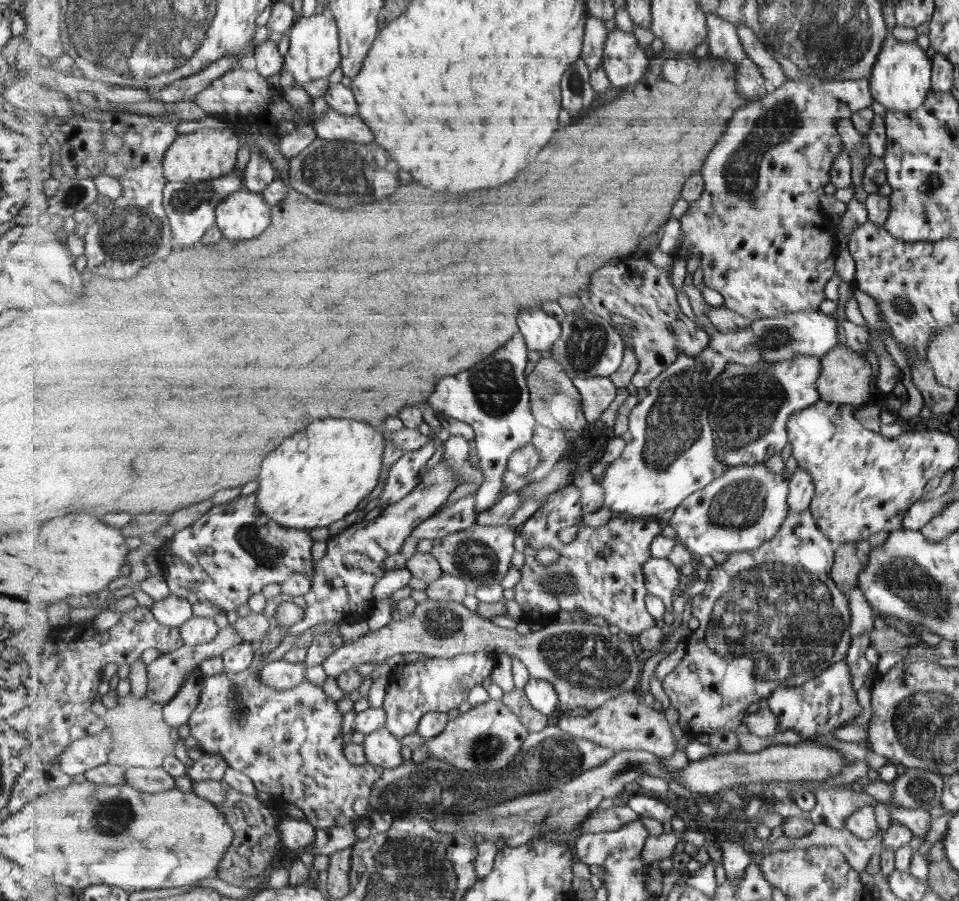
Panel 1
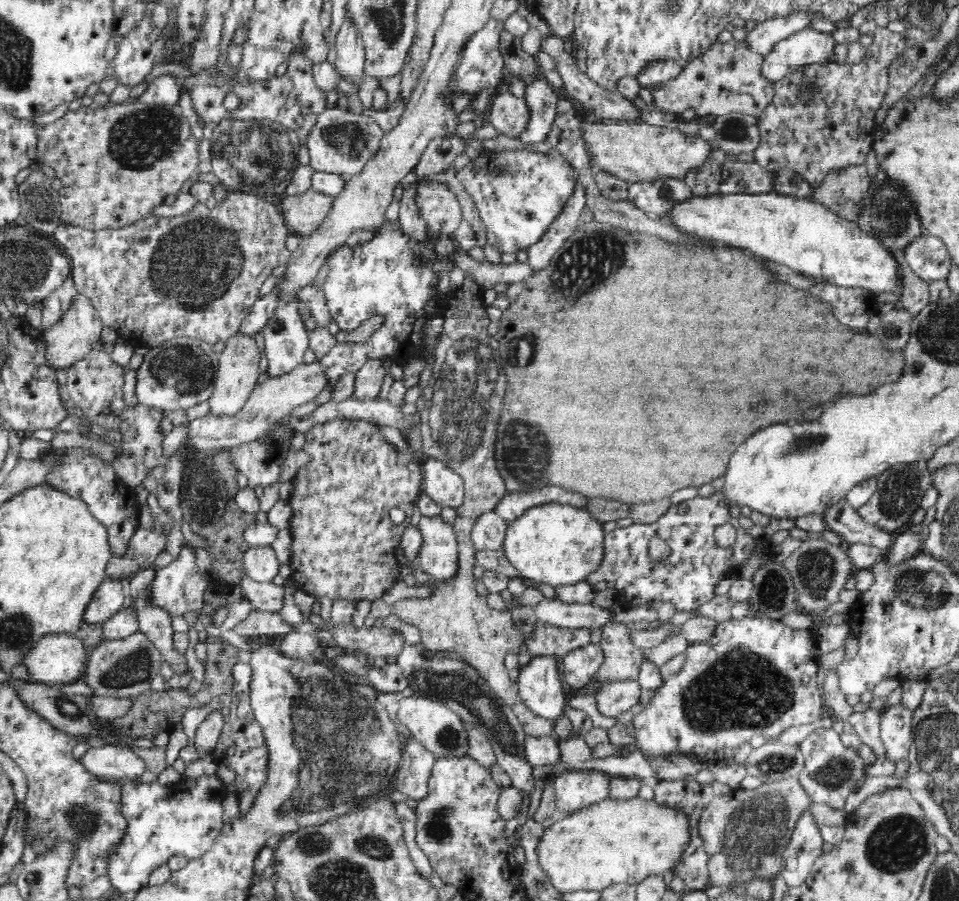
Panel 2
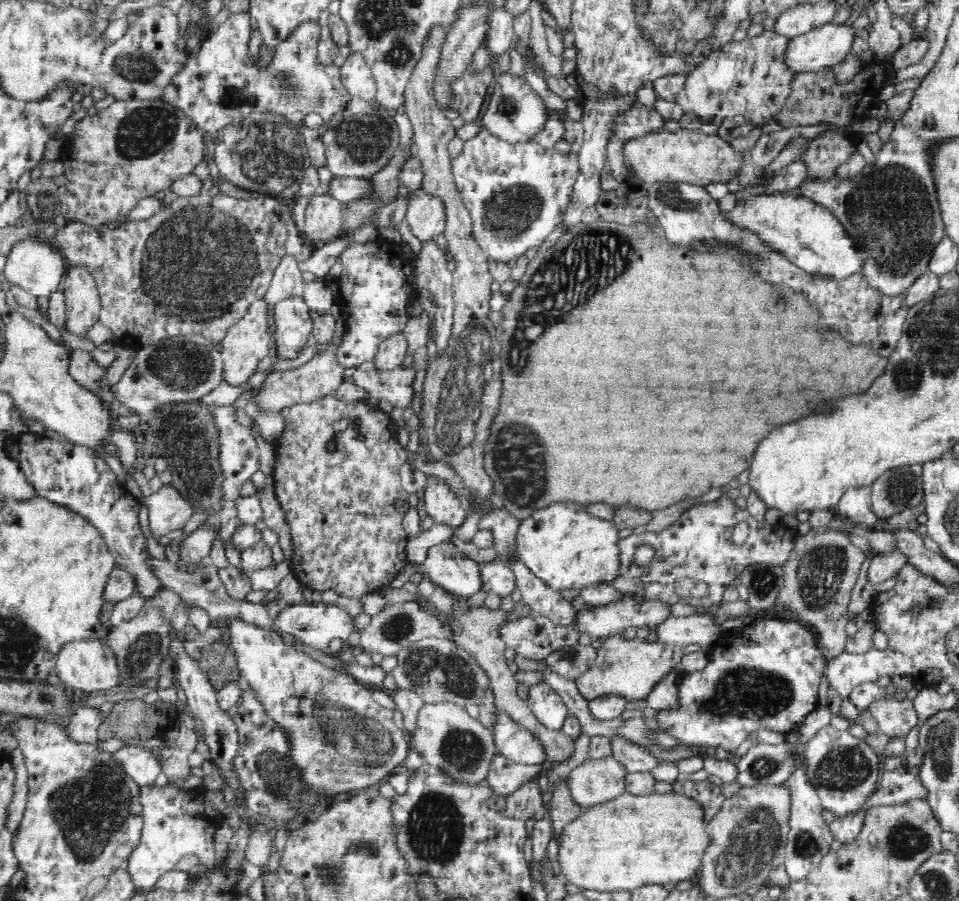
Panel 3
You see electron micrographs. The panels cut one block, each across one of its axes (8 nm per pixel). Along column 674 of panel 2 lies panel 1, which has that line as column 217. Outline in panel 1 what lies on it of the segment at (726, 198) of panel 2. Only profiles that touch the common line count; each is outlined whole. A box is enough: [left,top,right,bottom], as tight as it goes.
[217,190,273,241]

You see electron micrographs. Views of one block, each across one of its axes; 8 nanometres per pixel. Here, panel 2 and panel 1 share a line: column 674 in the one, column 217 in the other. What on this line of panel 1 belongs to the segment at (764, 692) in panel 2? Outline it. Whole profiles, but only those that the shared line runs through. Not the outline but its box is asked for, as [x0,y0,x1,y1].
[189,624,397,832]

